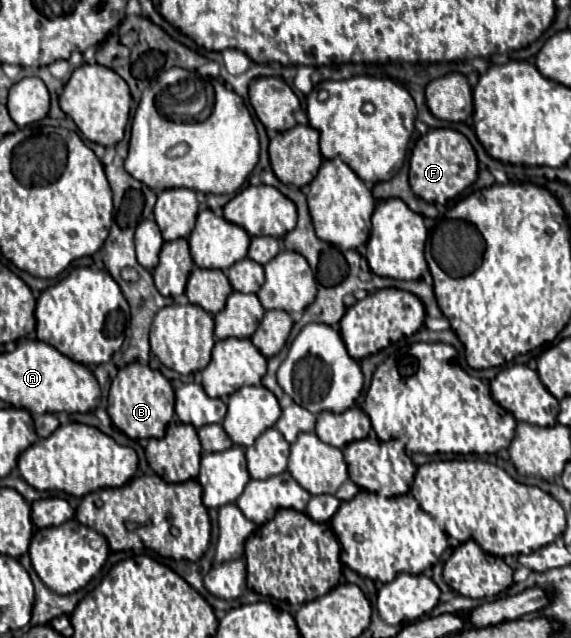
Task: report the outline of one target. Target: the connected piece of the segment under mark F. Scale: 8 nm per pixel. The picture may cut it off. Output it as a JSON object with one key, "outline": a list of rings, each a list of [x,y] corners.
{"outline":[[[432,129],[418,139],[410,157],[410,187],[428,203],[446,203],[476,181],[478,161],[470,141],[454,129]]]}

